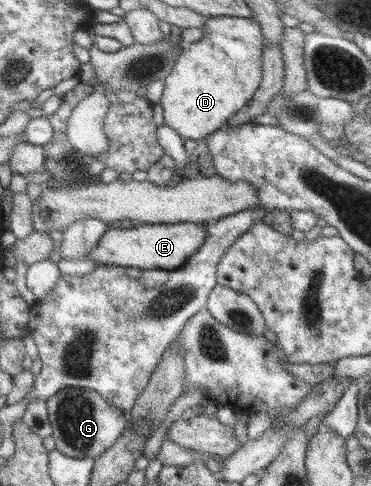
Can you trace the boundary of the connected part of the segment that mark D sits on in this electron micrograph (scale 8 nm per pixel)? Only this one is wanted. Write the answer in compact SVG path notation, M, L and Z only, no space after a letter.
M218 16L204 19L202 38L182 48L173 68L163 79L163 90L159 98L163 123L174 130L183 140L204 140L212 132L224 126L225 122L250 100L261 80L261 51L263 39L259 25L252 18Z

